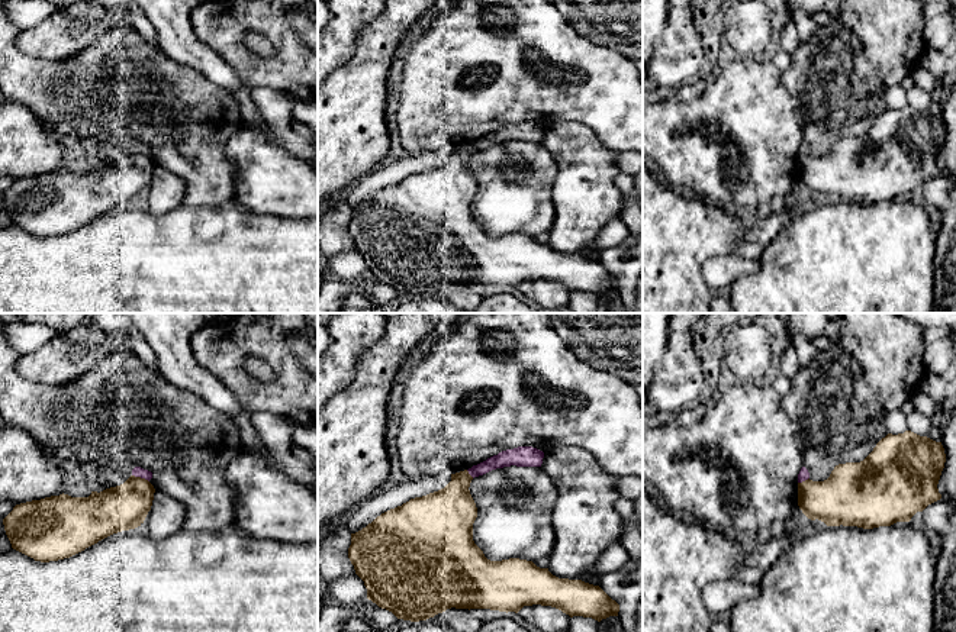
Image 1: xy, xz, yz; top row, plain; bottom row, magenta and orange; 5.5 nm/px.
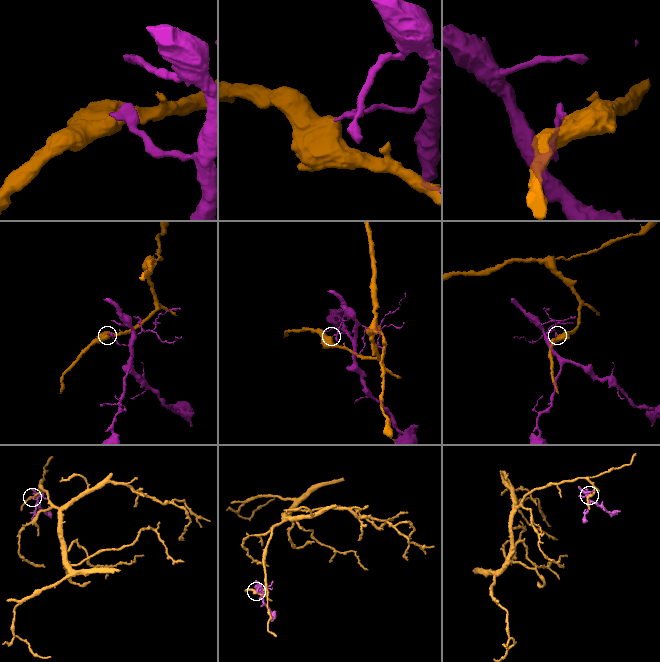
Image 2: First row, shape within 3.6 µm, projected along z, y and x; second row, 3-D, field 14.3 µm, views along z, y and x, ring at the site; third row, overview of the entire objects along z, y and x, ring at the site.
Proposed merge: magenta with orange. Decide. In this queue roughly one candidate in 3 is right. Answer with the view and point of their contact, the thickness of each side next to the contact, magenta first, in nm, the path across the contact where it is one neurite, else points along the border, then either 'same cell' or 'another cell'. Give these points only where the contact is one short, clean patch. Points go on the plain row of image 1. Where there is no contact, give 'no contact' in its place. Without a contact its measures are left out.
contact xy (141, 152); calibres 60 and 260 nm; another cell

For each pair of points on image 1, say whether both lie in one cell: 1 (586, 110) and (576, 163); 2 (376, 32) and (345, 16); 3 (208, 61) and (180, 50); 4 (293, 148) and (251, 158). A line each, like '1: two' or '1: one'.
1: two
2: two
3: one
4: two

